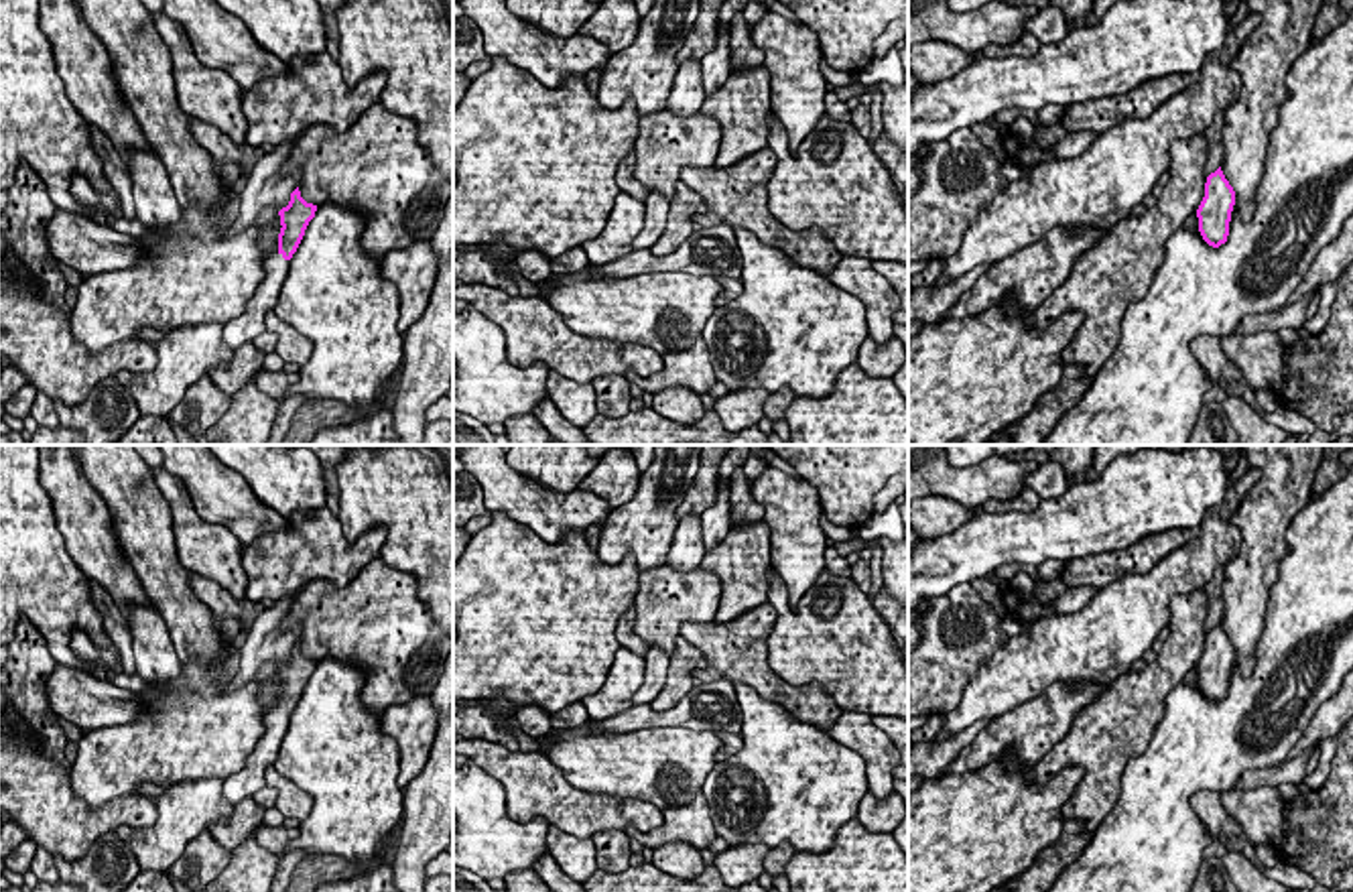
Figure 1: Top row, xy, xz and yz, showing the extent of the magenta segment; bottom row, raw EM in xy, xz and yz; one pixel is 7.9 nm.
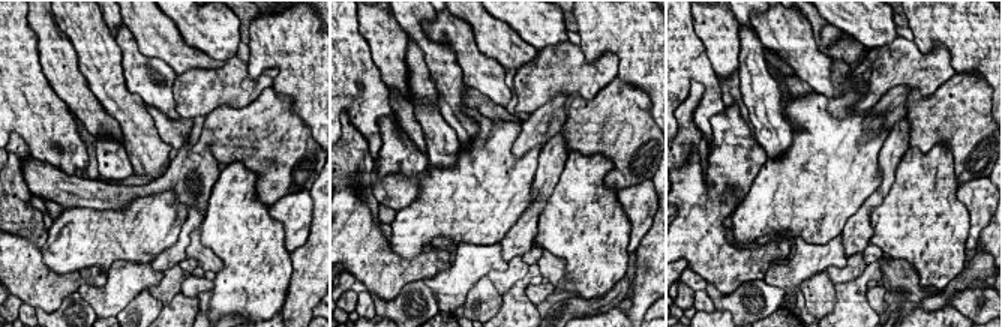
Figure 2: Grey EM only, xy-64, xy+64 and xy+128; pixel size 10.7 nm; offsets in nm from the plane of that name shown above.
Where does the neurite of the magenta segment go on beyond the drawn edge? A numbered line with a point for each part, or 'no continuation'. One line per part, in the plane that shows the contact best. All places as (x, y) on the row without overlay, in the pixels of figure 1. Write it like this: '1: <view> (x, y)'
1: xy (250, 779)

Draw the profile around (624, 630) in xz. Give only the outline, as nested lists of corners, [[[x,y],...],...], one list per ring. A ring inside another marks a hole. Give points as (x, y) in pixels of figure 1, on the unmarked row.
[[[630,606],[618,620],[618,626],[616,626],[616,638],[618,642],[622,644],[622,648],[628,648],[632,650],[634,654],[638,656],[644,656],[648,654],[648,646],[646,642],[634,632],[634,618],[636,618],[636,608]]]

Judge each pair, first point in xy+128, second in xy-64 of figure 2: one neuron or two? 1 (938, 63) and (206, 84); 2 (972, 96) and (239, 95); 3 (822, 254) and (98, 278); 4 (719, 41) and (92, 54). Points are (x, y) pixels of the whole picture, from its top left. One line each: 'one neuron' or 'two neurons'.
1: one neuron
2: two neurons
3: two neurons
4: two neurons

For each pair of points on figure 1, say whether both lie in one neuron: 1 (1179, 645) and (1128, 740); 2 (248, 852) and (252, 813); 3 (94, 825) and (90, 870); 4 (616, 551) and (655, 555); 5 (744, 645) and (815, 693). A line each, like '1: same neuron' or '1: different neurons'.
1: same neuron
2: different neurons
3: different neurons
4: same neuron
5: same neuron

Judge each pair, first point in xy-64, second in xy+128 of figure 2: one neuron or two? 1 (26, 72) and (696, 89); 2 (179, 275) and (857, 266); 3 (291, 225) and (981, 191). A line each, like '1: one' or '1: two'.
1: two
2: one
3: one

